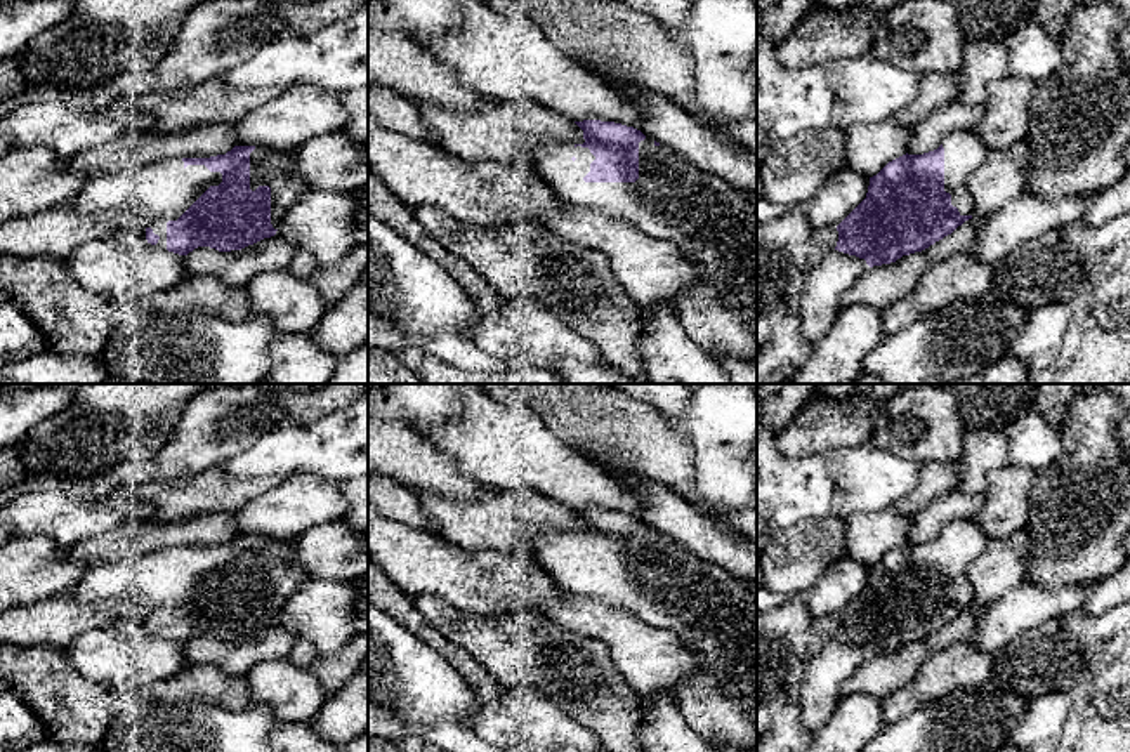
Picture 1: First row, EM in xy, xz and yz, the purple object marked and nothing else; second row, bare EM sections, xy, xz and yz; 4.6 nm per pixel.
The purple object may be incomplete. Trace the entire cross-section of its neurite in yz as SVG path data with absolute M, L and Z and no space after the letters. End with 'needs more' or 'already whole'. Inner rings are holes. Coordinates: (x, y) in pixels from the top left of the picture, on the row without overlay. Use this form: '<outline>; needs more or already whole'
M960 519L923 544L903 544L870 566L866 587L837 615L835 639L864 648L870 656L922 641L972 608L967 568L984 552L989 537L976 519Z; needs more

